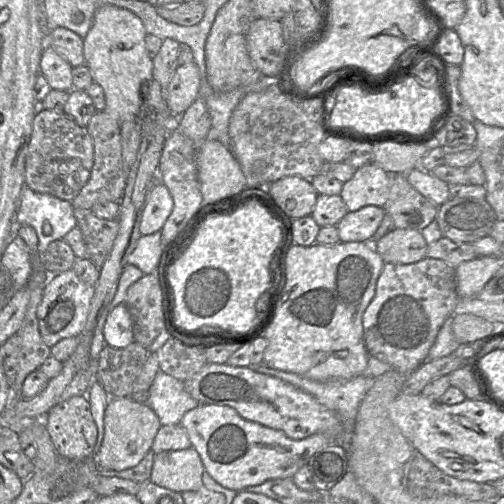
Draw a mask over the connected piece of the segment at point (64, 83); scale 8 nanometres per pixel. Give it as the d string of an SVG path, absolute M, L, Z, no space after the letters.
M52 47L43 51L40 72L46 77L51 89L71 91L74 89L72 79L73 67Z

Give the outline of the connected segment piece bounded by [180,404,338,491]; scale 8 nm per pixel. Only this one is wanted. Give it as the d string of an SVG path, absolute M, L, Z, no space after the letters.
M199 405L184 414L180 425L198 452L205 471L218 484L235 491L271 479L292 478L315 453L338 443L322 433L304 439L291 439L280 430L244 419L229 406Z

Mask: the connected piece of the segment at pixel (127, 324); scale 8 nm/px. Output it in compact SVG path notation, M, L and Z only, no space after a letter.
M124 303L117 305L108 315L104 325L106 345L125 348L134 342L132 317Z

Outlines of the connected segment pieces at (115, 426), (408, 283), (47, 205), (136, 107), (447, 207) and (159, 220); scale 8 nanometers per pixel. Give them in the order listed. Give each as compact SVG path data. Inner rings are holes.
M111 398L104 413L104 438L98 453L92 459L96 464L106 470L122 471L136 466L151 450L154 438L161 424L155 412L145 403L130 398Z
M425 257L411 263L385 263L376 293L363 315L364 342L369 356L407 376L426 361L445 320L454 316L459 296L455 268L441 259Z
M23 185L15 216L17 225L28 225L35 229L38 237L38 250L44 254L48 245L62 239L71 229L77 227L72 203L49 194L33 191ZM44 223L51 225L51 233L44 235Z
M114 5L99 7L94 15L93 24L84 41L85 64L89 67L93 81L98 83L105 92L106 109L114 118L123 122L137 119L141 107L141 85L153 78L153 60L148 56L145 37L147 31L141 19L132 11Z
M455 197L438 207L436 221L442 235L454 242L473 243L476 240L489 236L497 216L485 198Z
M155 183L148 194L142 212L140 233L142 236L161 231L173 210L173 198L163 183Z

